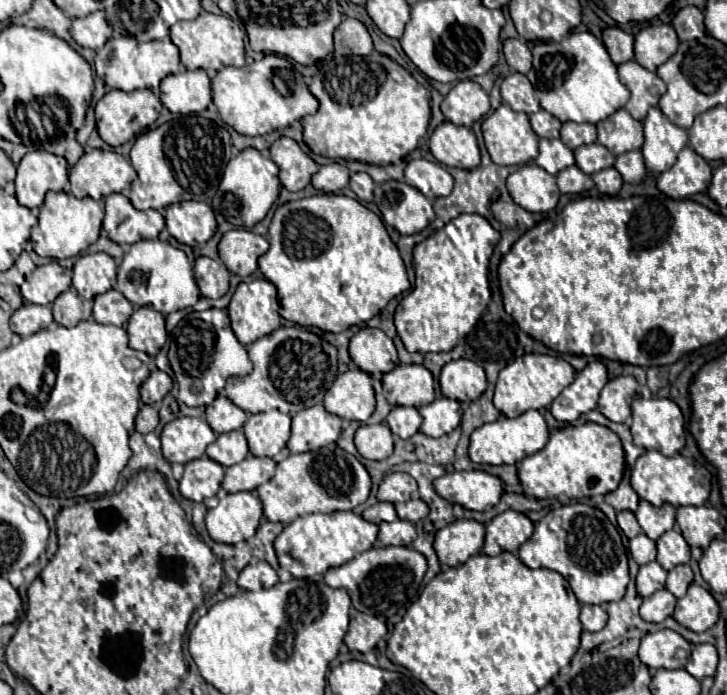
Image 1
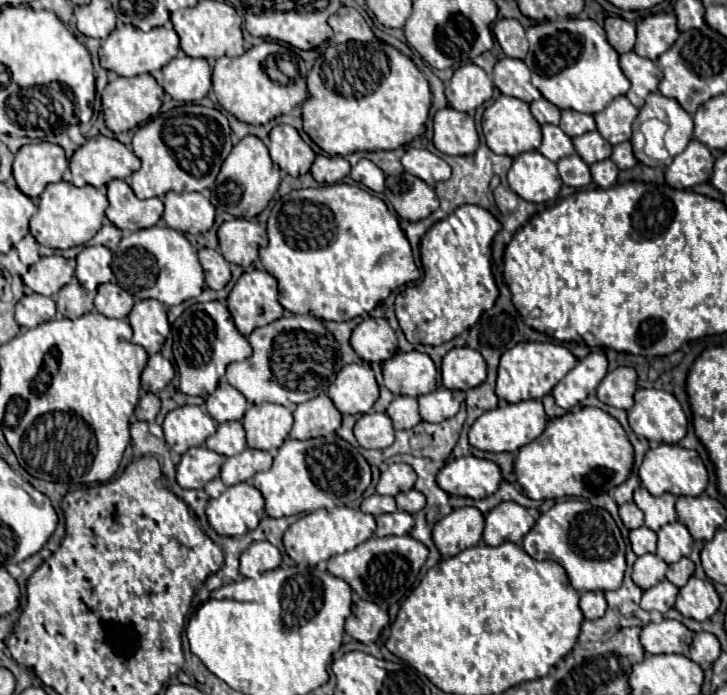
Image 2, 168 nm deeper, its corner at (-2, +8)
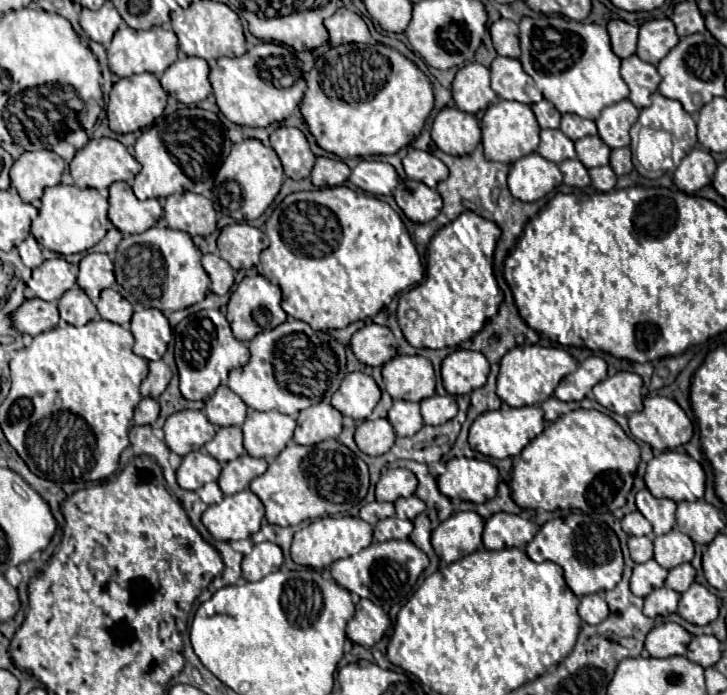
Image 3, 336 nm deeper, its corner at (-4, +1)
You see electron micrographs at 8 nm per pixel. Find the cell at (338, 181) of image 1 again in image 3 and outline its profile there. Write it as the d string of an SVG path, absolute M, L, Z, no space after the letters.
M318 157L312 169L312 183L316 187L336 187L350 177L350 167L332 157Z

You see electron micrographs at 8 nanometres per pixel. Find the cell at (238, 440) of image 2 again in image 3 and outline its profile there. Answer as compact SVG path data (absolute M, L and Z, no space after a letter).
M220 427L212 441L204 445L204 449L218 459L222 465L240 457L244 453L242 445L242 429L240 427Z

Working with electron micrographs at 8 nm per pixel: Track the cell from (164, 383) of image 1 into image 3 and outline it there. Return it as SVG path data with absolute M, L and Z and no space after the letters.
M150 361L150 373L140 385L142 397L158 399L172 379L172 371L164 361Z

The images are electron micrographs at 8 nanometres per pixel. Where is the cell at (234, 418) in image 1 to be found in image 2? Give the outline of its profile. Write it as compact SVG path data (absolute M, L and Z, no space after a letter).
M222 380L206 400L206 410L218 424L230 420L242 420L246 408L248 408L246 398L226 380Z

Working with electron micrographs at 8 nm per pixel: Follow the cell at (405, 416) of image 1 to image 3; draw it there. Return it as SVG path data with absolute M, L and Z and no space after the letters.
M394 401L392 409L388 411L388 421L398 437L412 437L424 425L420 415L420 403Z

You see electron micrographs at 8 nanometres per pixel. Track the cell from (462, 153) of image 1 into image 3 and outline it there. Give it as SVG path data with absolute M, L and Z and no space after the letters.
M444 107L434 119L432 139L444 153L468 155L480 143L480 123L476 115Z

